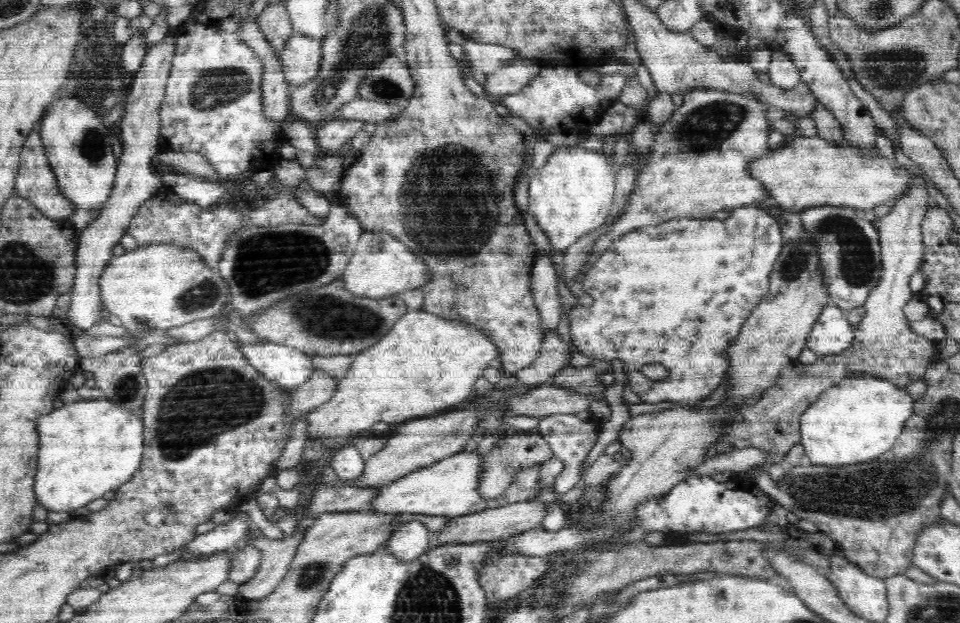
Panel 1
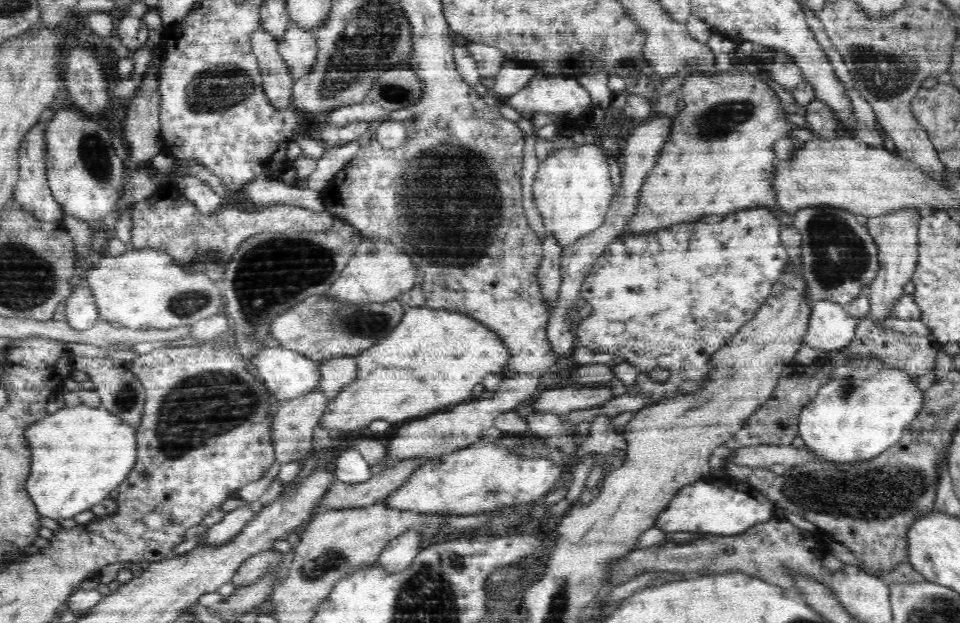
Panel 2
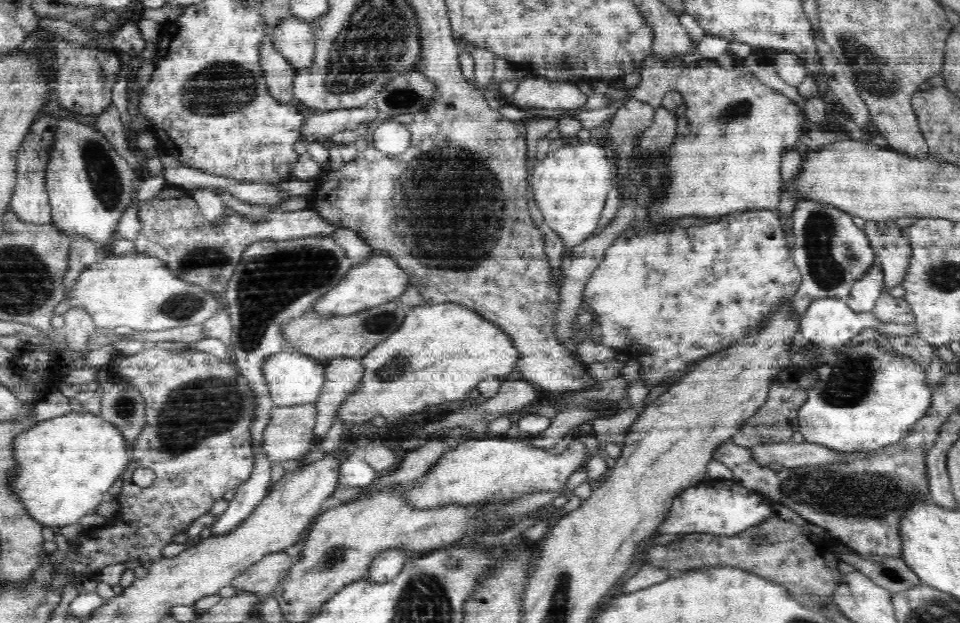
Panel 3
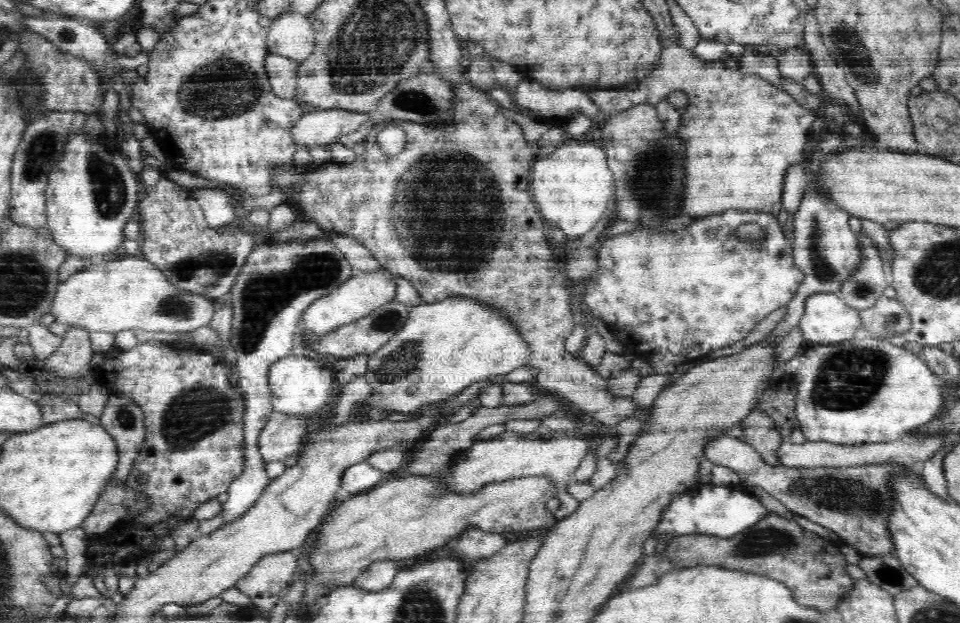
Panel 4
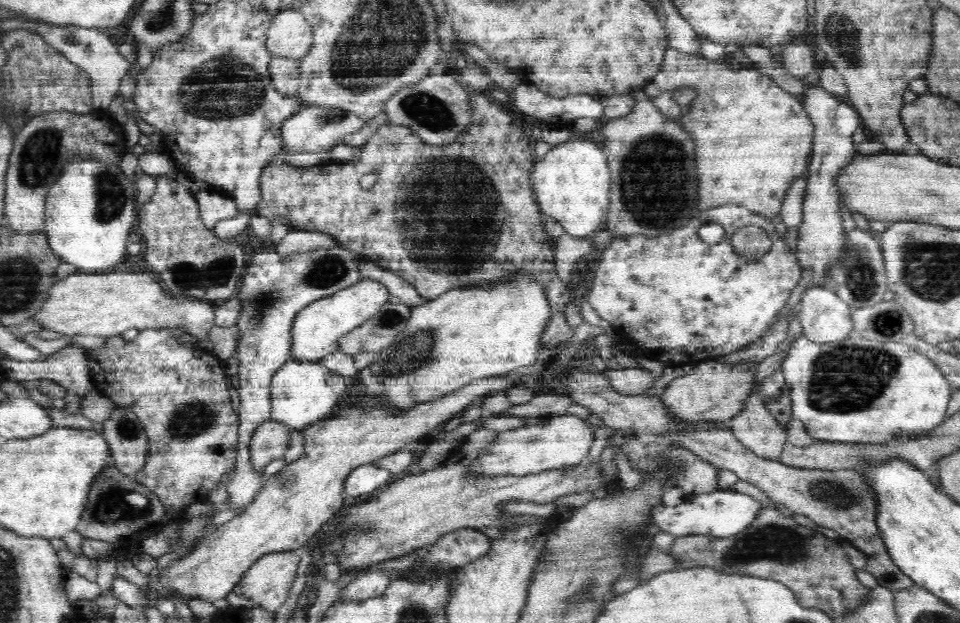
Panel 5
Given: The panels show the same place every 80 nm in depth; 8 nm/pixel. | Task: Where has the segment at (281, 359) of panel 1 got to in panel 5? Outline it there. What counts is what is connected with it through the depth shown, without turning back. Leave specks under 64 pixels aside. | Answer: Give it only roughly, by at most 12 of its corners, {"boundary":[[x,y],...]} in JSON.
{"boundary":[[290,360],[271,380],[271,419],[304,430],[341,406],[349,380]]}

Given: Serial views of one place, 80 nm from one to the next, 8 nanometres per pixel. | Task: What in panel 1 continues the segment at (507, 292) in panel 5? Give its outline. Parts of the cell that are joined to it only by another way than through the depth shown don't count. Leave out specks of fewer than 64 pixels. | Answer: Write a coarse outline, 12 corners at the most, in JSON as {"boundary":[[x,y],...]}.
{"boundary":[[409,310],[306,416],[322,444],[469,401],[498,349]]}

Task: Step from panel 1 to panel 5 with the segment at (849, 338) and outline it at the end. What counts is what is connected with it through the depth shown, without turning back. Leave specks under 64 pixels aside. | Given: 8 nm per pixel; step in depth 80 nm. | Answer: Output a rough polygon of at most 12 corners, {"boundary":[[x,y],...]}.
{"boundary":[[808,285],[796,307],[810,342],[841,341],[852,308],[827,286]]}

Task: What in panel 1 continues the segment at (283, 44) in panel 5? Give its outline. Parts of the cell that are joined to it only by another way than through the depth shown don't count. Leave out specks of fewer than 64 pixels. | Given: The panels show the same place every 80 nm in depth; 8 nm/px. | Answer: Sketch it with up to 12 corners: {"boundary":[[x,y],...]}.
{"boundary":[[293,32],[279,59],[300,87],[320,71],[322,44]]}

